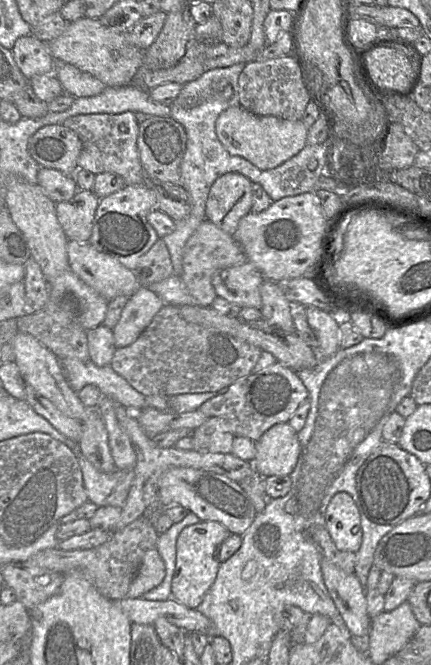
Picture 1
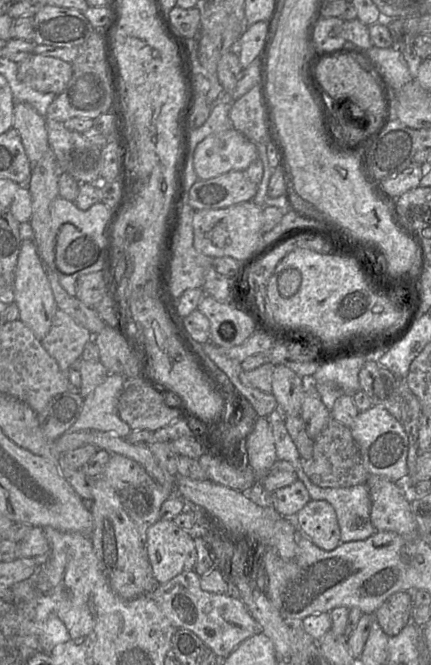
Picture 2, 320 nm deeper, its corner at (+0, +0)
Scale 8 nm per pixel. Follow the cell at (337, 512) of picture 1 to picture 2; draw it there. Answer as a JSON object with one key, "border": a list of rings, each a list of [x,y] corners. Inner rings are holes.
{"border":[[[310,500],[296,515],[295,517],[286,517],[292,519],[298,531],[313,542],[317,547],[325,551],[332,551],[341,544],[341,533],[338,524],[337,516],[333,506],[325,500]]]}

